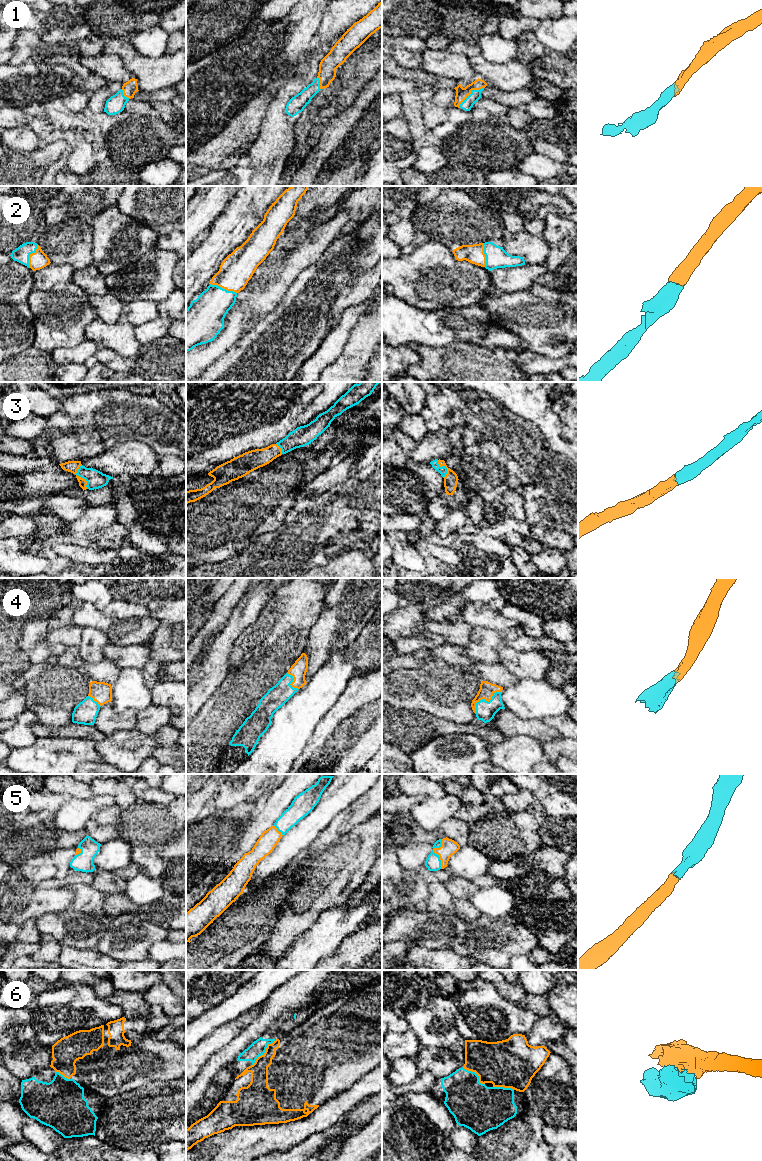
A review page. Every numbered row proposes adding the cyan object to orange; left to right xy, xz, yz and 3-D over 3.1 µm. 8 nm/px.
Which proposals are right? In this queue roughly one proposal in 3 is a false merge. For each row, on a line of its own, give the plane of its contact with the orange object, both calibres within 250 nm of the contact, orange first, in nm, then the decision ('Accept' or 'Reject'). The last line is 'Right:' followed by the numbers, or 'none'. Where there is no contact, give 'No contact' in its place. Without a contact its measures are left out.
1: Touches orange in yz. Thickness 100 nm (orange) against 90 nm. Accept
2: Touches orange in xy. Thickness 140 nm (orange) against 130 nm. Accept
3: Touches orange in xy. Thickness 100 nm (orange) against 150 nm. Accept
4: Touches orange in yz. Thickness 120 nm (orange) against 160 nm. Accept
5: Touches orange in yz. Thickness 130 nm (orange) against 120 nm. Accept
6: Touches orange in xz. Thickness 140 nm (orange) against 120 nm. Reject
Right: 1, 2, 3, 4, 5

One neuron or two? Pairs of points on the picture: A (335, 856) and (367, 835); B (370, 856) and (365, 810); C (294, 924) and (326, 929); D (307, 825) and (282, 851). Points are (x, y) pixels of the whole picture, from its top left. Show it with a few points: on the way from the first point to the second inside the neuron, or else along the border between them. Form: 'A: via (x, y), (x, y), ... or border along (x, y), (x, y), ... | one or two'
A: via (343, 855), (359, 839) | one
B: border along (371, 815), (363, 822), (355, 825), (347, 833) | two
C: border along (311, 925), (292, 942) | two
D: via (302, 831), (288, 845) | one

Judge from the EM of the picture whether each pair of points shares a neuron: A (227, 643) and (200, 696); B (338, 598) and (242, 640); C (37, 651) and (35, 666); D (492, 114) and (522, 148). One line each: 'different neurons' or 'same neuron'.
A: same neuron
B: different neurons
C: same neuron
D: same neuron

